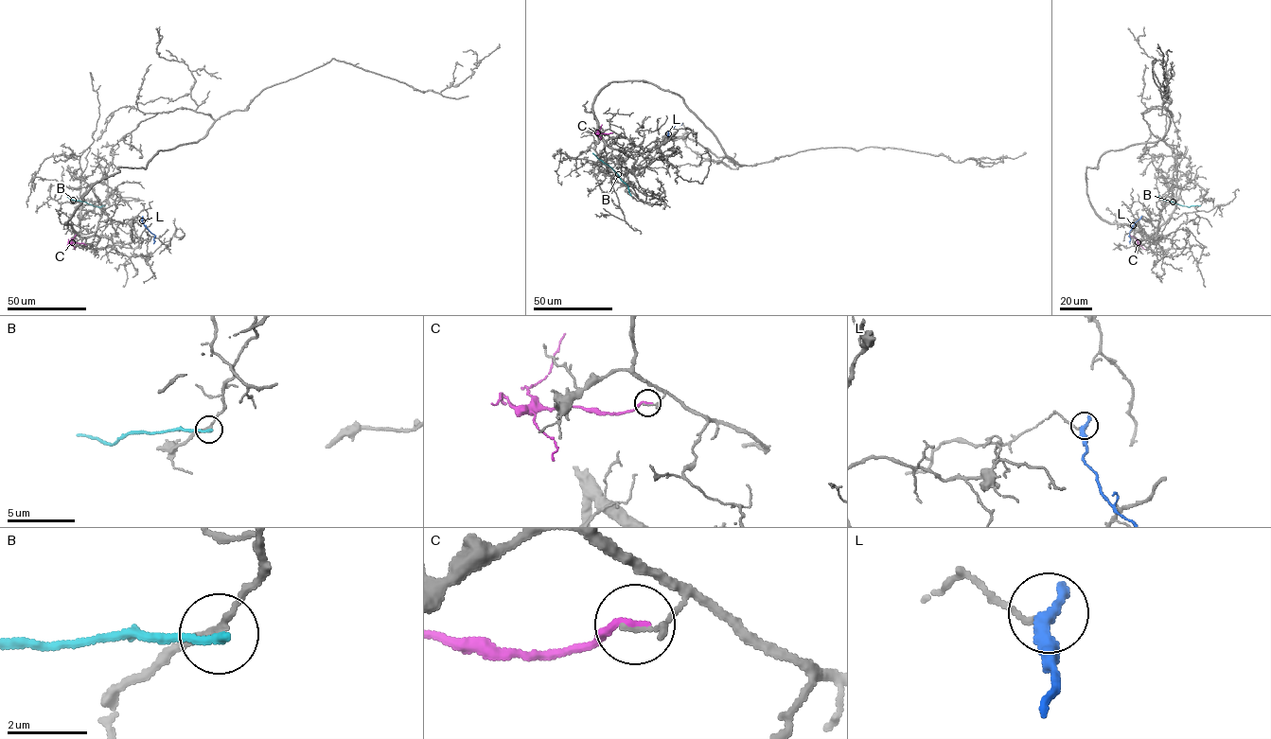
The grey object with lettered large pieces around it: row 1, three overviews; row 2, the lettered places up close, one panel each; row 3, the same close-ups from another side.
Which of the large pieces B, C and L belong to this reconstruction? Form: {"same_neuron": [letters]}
{"same_neuron": []}

